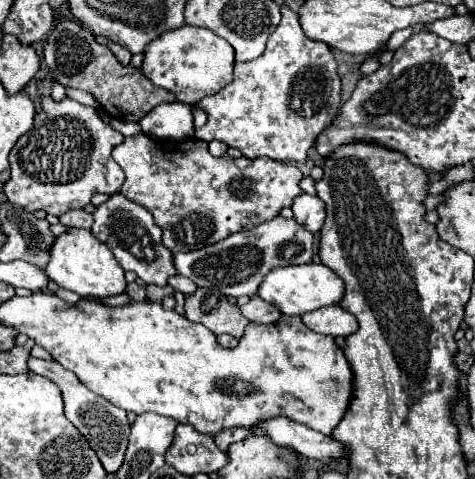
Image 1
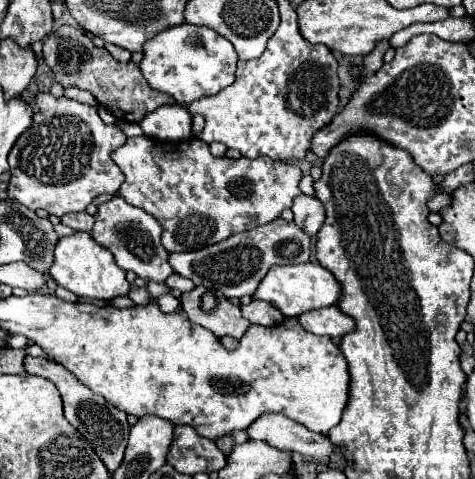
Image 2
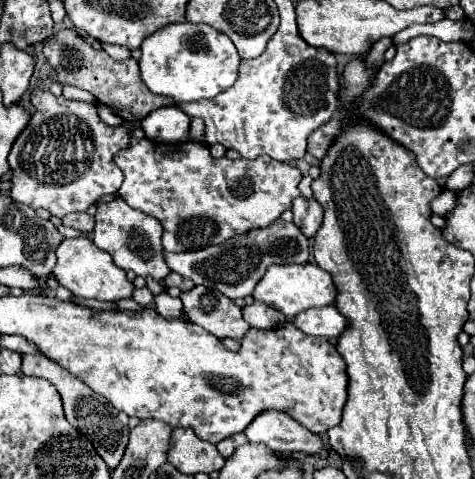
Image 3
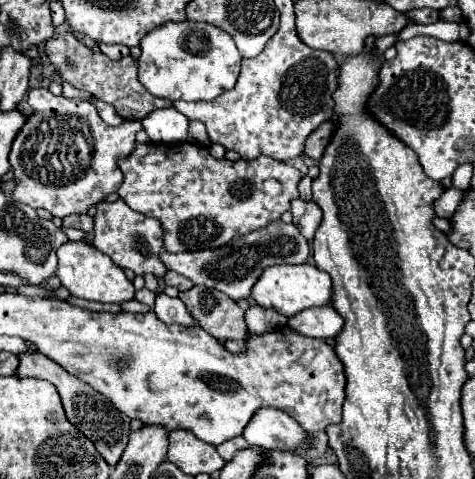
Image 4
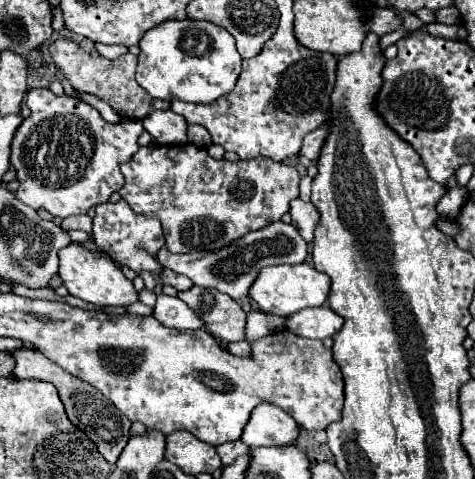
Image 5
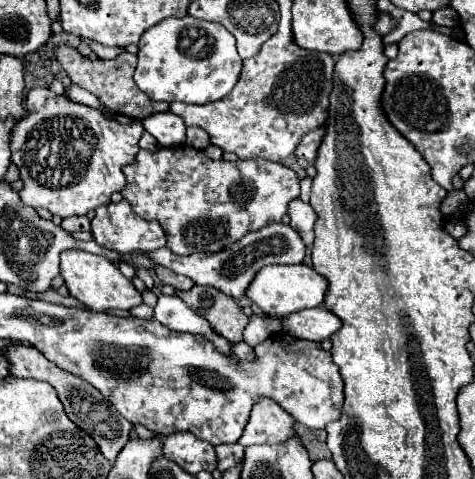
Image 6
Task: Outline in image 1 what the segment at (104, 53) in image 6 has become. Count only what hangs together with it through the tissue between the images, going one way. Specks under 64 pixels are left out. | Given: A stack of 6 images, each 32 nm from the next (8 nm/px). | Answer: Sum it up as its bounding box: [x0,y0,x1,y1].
[107,42,132,65]

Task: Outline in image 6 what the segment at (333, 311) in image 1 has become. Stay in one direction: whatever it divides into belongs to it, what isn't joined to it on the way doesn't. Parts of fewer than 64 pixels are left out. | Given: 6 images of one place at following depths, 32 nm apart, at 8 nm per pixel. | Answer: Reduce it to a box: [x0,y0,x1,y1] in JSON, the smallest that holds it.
[282,306,342,342]

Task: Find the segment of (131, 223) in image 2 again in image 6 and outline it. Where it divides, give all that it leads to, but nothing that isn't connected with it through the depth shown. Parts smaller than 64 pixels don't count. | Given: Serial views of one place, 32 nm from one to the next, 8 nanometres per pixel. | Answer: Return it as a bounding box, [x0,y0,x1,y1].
[92,200,166,268]

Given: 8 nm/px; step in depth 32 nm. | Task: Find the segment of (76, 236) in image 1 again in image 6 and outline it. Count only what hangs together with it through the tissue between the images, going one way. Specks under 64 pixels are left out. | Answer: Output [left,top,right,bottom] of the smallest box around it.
[60,250,142,312]

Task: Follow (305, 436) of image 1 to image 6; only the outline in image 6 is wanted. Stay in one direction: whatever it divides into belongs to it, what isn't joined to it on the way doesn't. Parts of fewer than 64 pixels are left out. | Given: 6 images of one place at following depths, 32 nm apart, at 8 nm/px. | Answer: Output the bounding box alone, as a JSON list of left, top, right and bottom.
[240,396,294,446]

